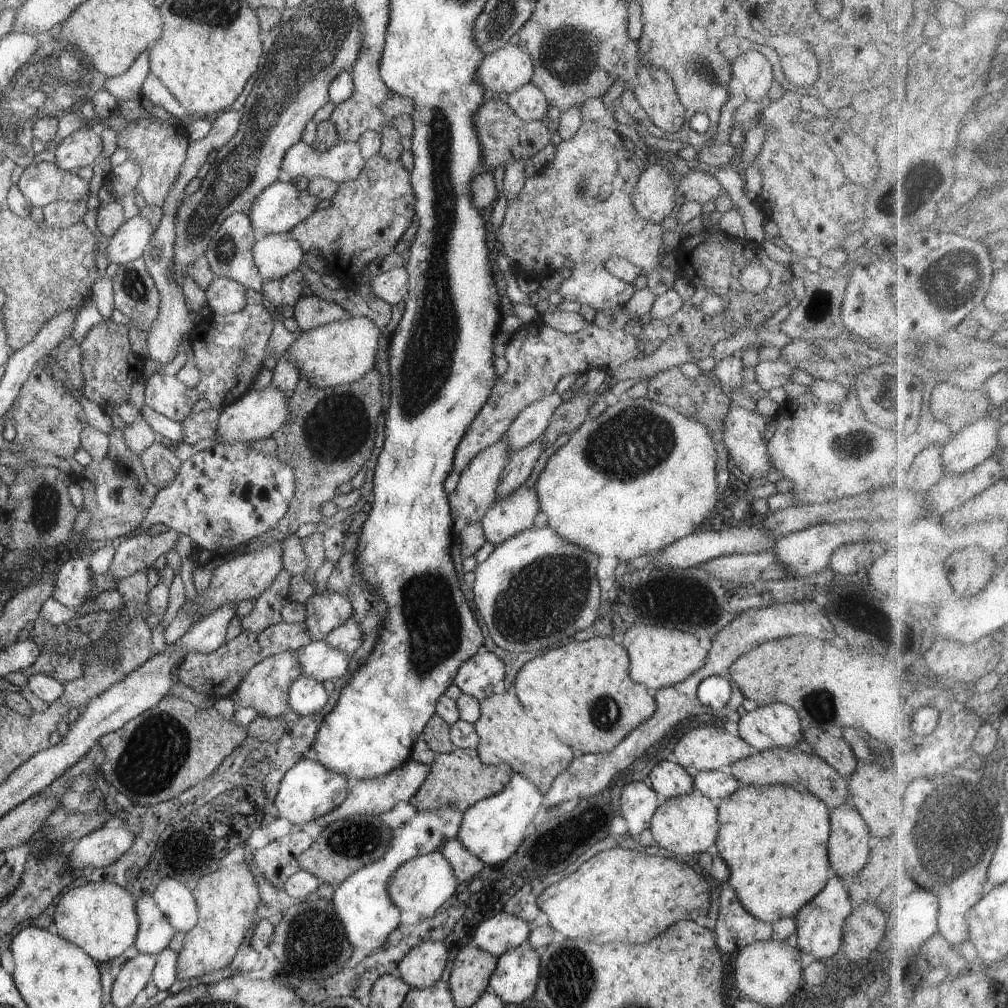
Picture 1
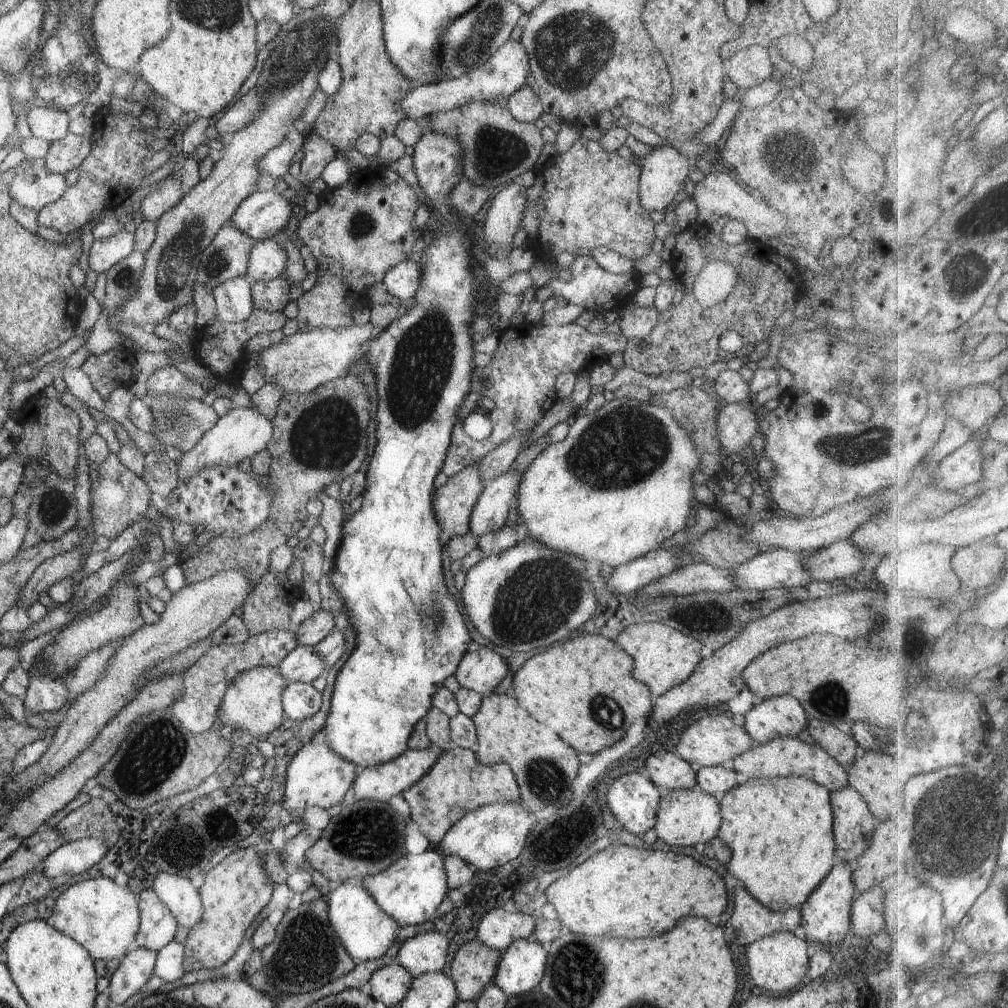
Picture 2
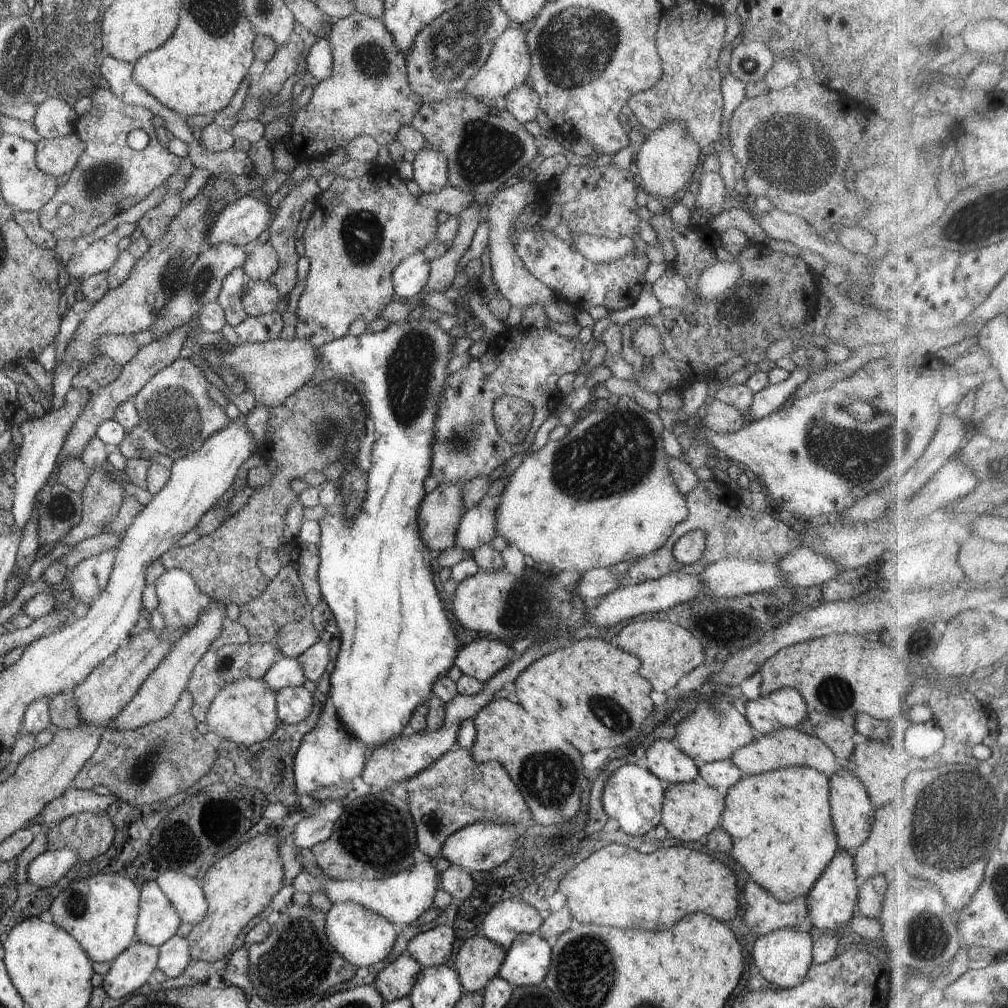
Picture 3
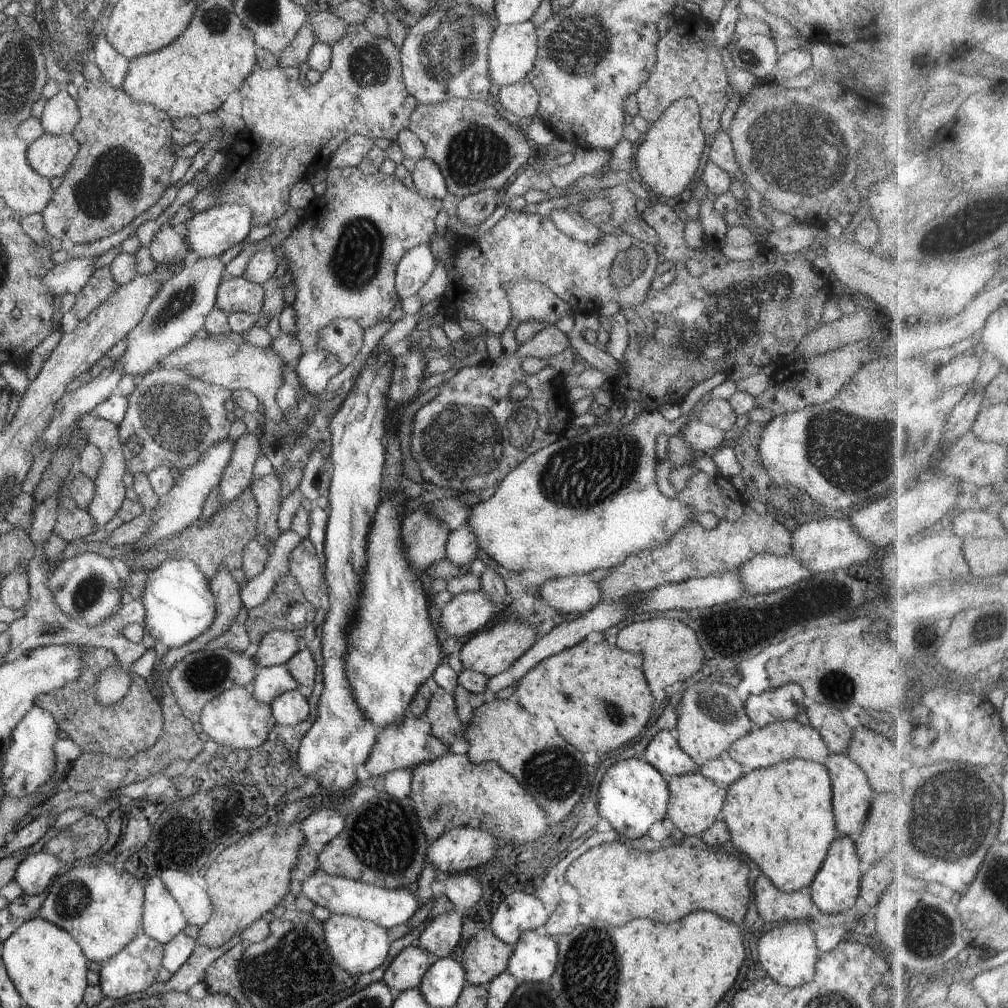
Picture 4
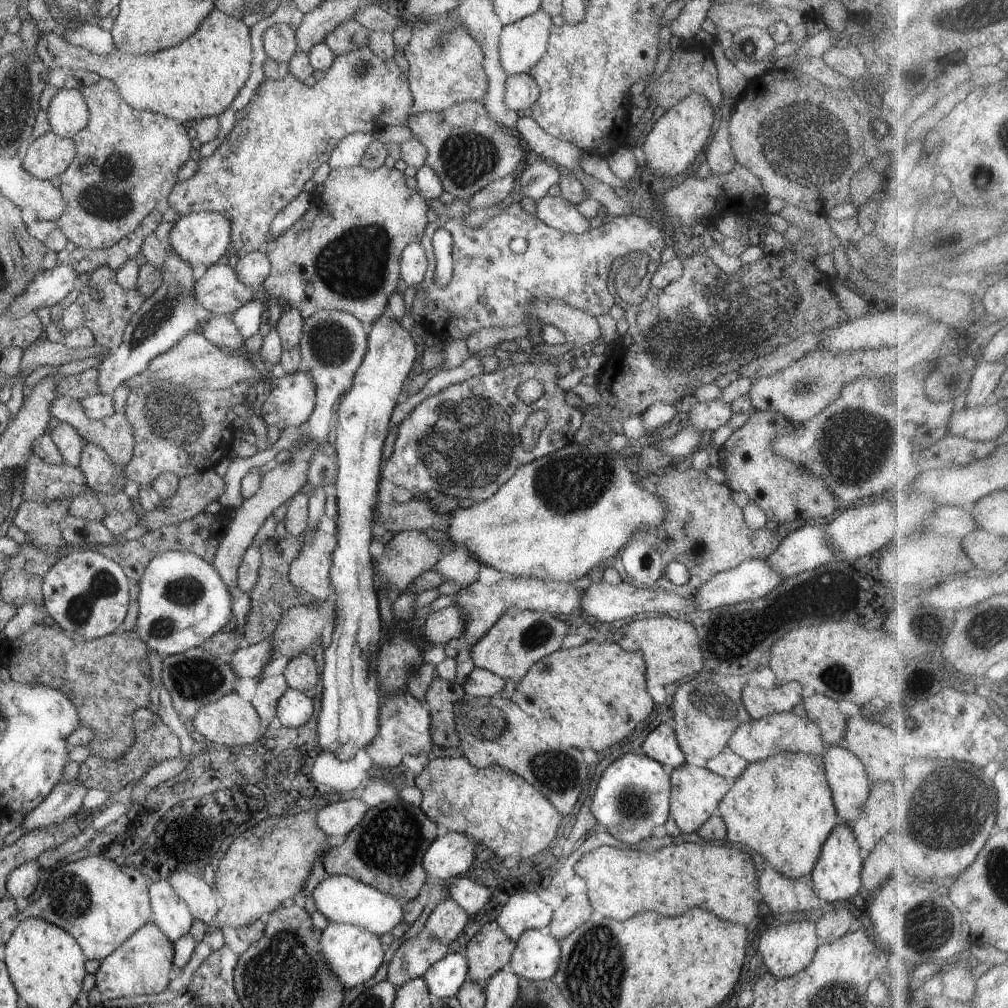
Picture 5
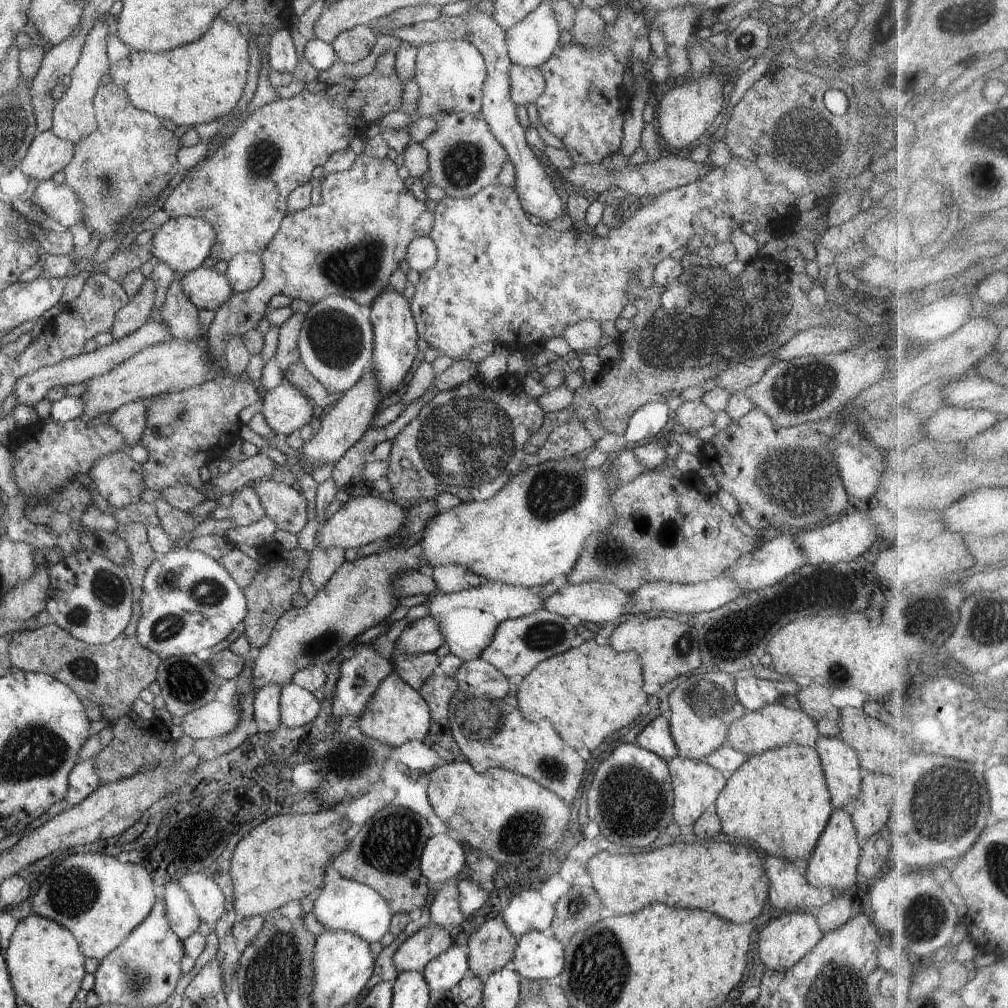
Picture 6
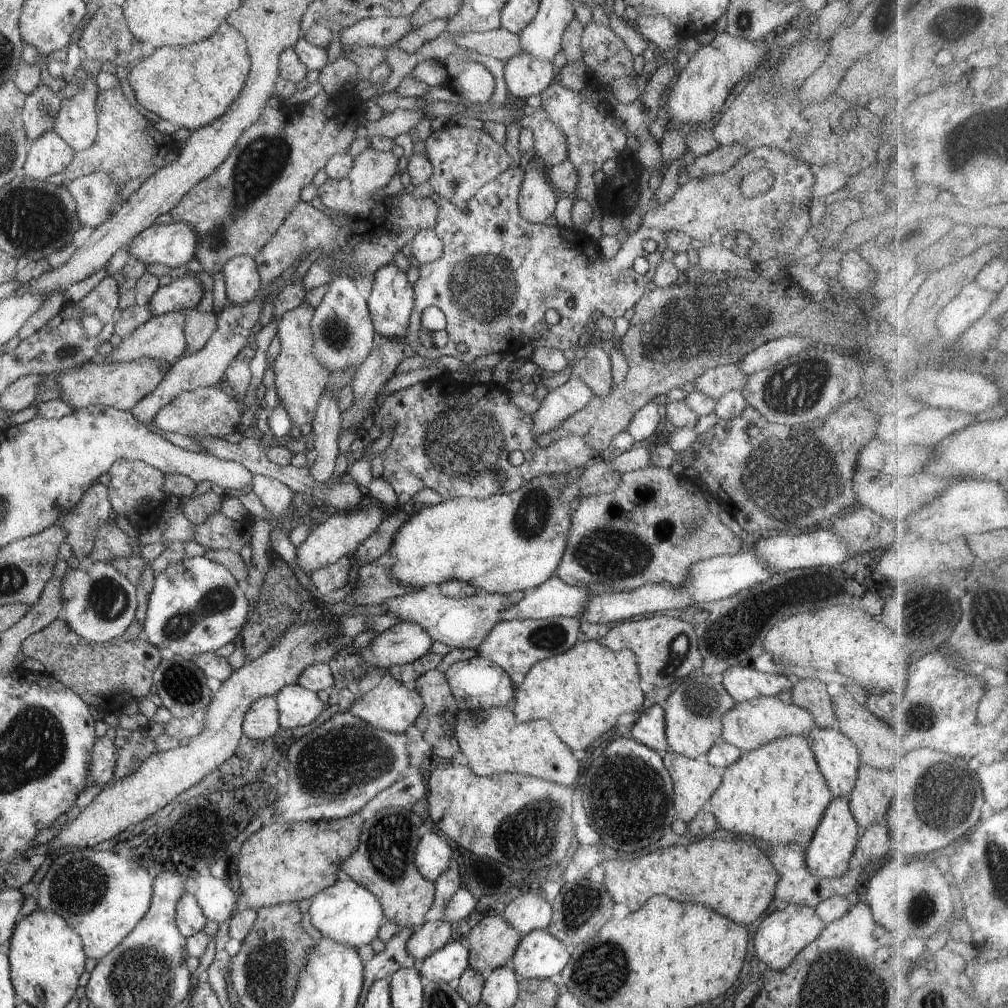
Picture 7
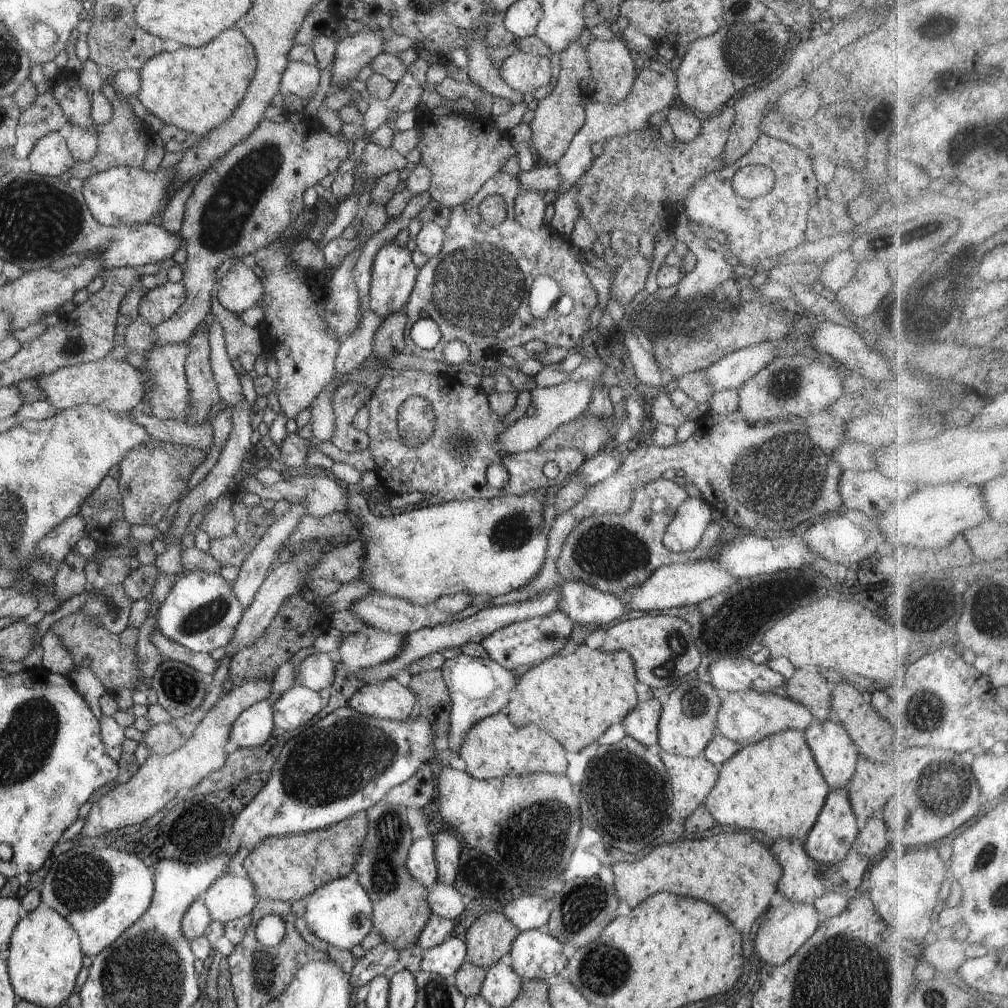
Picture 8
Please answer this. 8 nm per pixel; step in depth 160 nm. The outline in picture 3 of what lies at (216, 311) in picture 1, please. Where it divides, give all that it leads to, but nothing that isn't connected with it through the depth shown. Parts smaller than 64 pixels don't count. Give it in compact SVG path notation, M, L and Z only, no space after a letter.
M238 267L226 275L223 280L217 302L224 311L225 321L228 325L239 325L248 317L241 301L241 294L249 279L243 267Z

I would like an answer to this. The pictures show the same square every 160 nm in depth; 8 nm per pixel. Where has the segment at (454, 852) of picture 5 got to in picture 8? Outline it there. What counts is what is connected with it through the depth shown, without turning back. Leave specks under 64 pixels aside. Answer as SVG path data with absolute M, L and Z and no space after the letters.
M434 835L420 838L412 844L407 854L406 869L424 886L432 886L437 881L436 840Z

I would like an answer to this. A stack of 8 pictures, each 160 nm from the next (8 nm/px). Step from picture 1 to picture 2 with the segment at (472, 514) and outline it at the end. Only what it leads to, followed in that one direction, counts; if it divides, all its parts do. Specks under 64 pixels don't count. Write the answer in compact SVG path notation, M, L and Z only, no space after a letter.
M479 464L463 468L458 474L451 476L445 485L433 494L433 511L442 532L440 542L444 546L451 538L464 536L469 532L469 520L472 509L483 491L485 484L479 474Z

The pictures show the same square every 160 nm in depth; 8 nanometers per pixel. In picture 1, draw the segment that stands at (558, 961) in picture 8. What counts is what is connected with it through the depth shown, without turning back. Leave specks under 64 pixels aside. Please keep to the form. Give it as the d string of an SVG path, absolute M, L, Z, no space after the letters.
M527 943L504 951L497 958L497 965L490 977L488 990L501 998L504 1004L518 1004L533 996L540 978L539 955L540 952L534 950Z

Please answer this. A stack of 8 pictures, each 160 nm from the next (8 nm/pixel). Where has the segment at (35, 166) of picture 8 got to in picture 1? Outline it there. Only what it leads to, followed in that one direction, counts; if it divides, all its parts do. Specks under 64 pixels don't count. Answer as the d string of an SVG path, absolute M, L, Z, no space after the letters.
M84 128L69 134L55 150L55 163L63 170L77 172L83 166L94 165L102 152L99 129Z

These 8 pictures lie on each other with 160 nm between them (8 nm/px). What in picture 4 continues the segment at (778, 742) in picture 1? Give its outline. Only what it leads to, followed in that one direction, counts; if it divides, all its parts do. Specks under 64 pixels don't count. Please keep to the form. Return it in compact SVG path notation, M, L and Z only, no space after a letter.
M796 683L771 688L758 695L749 695L743 705L746 714L759 727L774 721L789 721L805 710L805 692Z

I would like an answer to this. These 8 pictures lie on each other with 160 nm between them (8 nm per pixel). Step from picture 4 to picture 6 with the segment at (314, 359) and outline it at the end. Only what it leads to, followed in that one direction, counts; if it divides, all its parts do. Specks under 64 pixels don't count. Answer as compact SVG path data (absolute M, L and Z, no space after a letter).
M286 379L276 388L264 392L262 397L262 414L273 435L284 434L288 437L298 433L305 425L315 423L317 405Z

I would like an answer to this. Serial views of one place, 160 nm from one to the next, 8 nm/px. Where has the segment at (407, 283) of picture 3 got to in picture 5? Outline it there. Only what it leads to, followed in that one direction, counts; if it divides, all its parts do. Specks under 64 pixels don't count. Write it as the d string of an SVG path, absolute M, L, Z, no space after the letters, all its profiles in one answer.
M411 243L404 248L399 261L399 274L407 288L416 288L424 280L428 258L421 243Z

